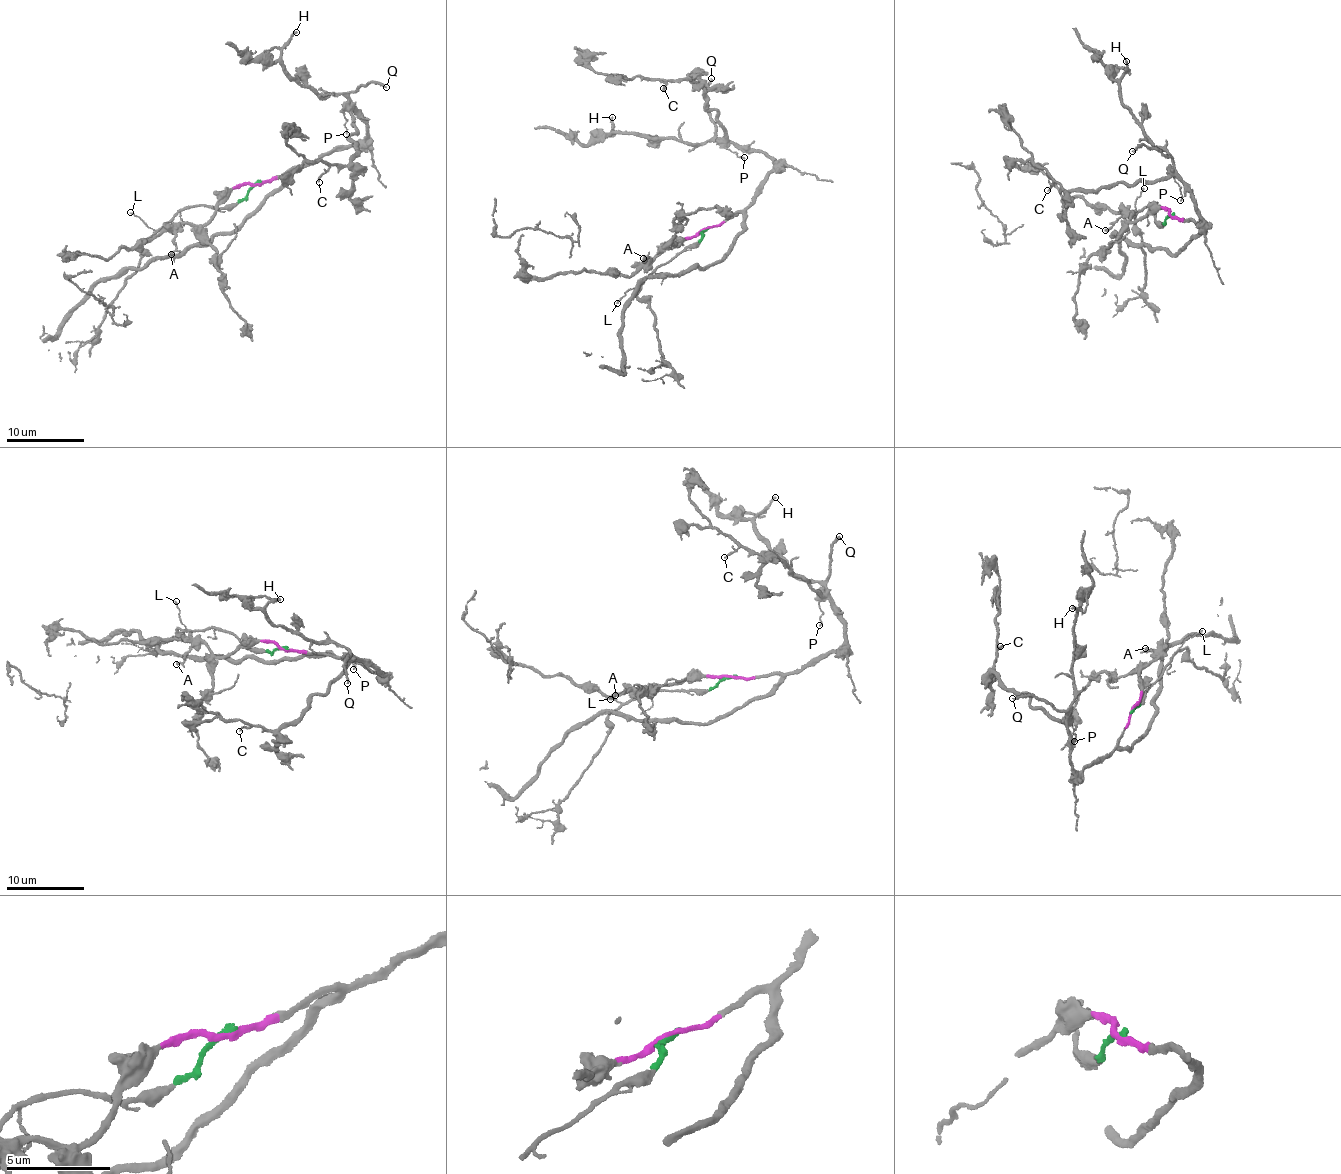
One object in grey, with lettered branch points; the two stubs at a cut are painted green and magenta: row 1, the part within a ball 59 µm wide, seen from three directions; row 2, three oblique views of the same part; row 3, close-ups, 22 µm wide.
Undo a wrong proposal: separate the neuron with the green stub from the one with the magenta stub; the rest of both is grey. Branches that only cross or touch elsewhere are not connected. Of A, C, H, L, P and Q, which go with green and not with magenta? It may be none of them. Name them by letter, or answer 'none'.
L

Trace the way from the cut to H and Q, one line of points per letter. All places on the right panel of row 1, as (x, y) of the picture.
H: (1171, 215), (1204, 223), (1171, 155), (1145, 137), (1123, 102), (1121, 75), (1126, 61)
Q: (1171, 215), (1184, 222), (1204, 223), (1196, 199), (1172, 160), (1144, 145), (1131, 151)

